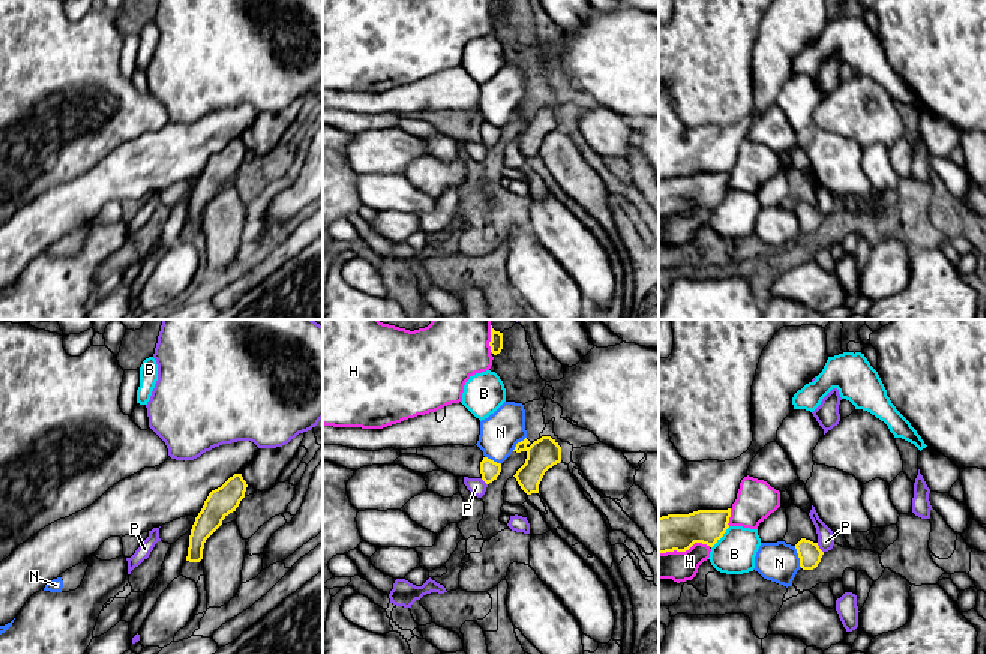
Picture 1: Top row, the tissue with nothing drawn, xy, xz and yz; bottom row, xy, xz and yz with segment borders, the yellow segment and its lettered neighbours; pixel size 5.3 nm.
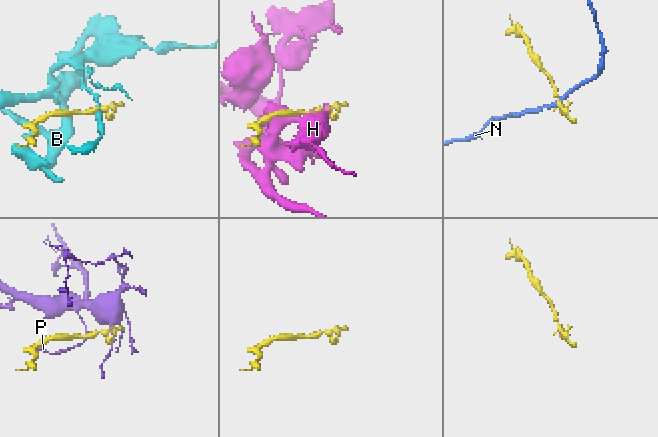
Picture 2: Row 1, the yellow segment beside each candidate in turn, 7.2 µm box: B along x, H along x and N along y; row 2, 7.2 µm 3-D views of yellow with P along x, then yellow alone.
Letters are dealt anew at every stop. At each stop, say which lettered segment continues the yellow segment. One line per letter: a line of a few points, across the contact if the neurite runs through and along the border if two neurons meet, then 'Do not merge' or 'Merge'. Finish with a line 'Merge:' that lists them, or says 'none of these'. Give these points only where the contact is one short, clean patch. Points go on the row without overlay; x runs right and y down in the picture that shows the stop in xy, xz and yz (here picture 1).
B: Line: yz (730, 191), (712, 212). Do not merge
H: Do not merge
N: Do not merge
P: Line: yz (817, 207), (823, 216). Do not merge
Merge: none of these

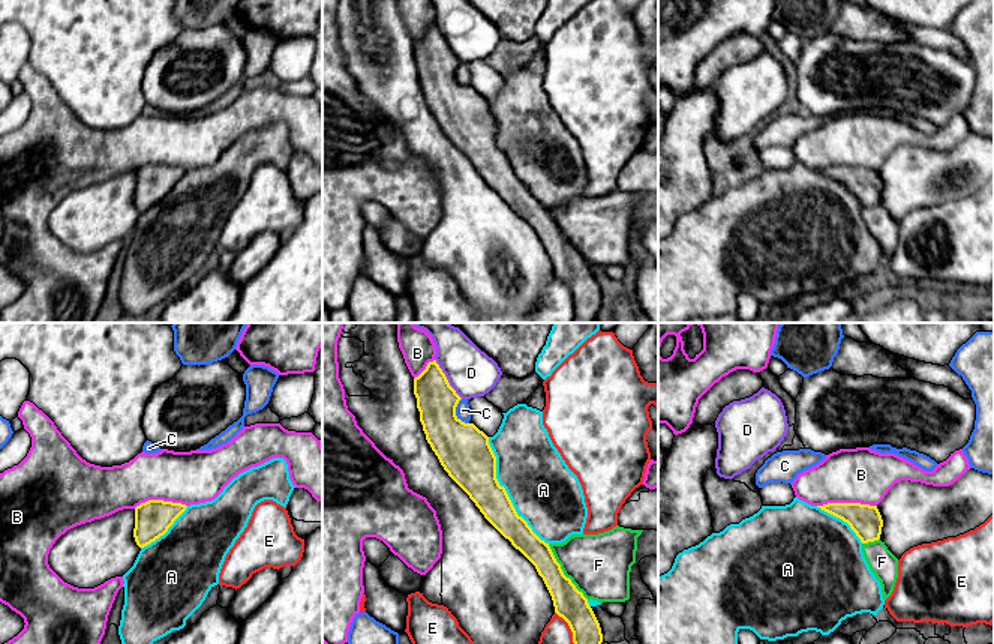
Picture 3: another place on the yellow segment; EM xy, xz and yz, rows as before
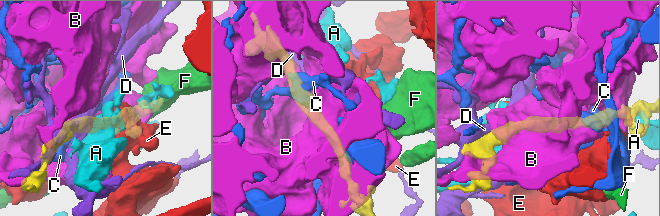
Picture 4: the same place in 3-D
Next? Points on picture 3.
A: Merge
B: Do not merge
C: Do not merge
D: Do not merge
E: Do not merge
F: Do not merge
Merge: A

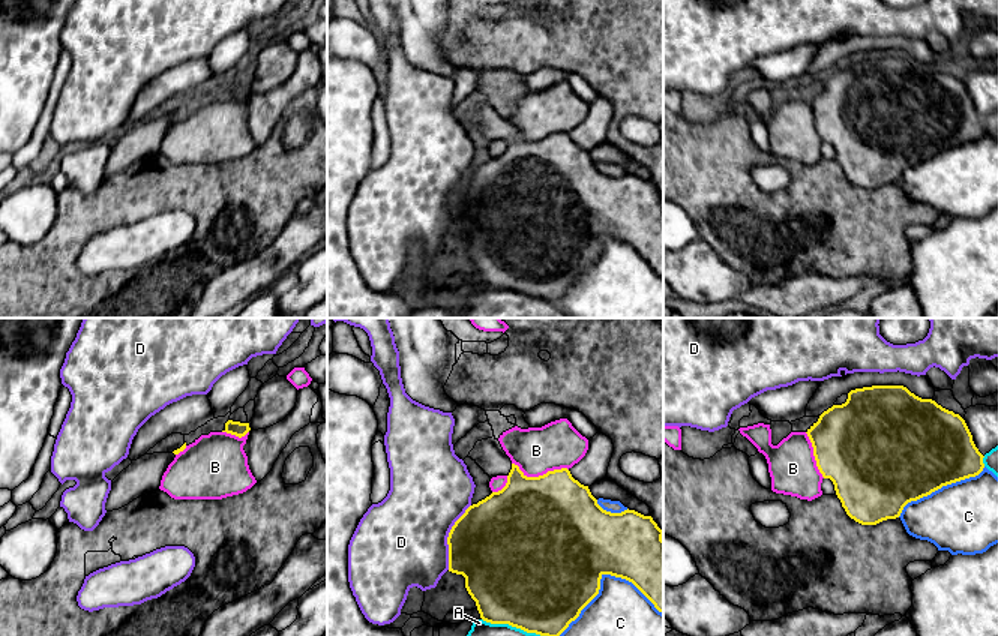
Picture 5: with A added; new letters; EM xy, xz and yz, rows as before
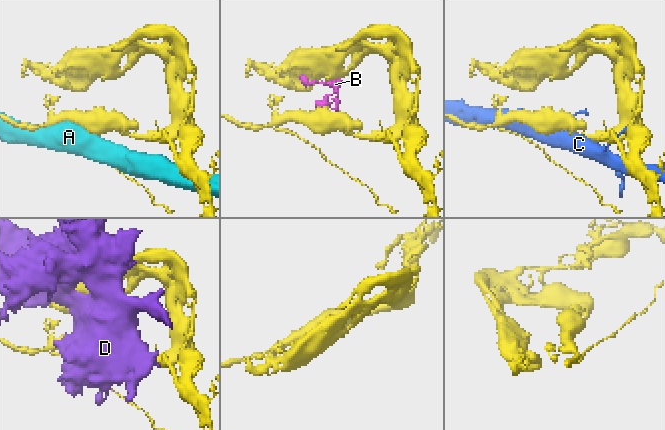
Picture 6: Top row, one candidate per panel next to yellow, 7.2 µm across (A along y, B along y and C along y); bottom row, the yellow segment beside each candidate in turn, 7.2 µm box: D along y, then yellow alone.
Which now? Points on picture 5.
A: Do not merge
B: Merge
C: Do not merge
D: Do not merge
Merge: B

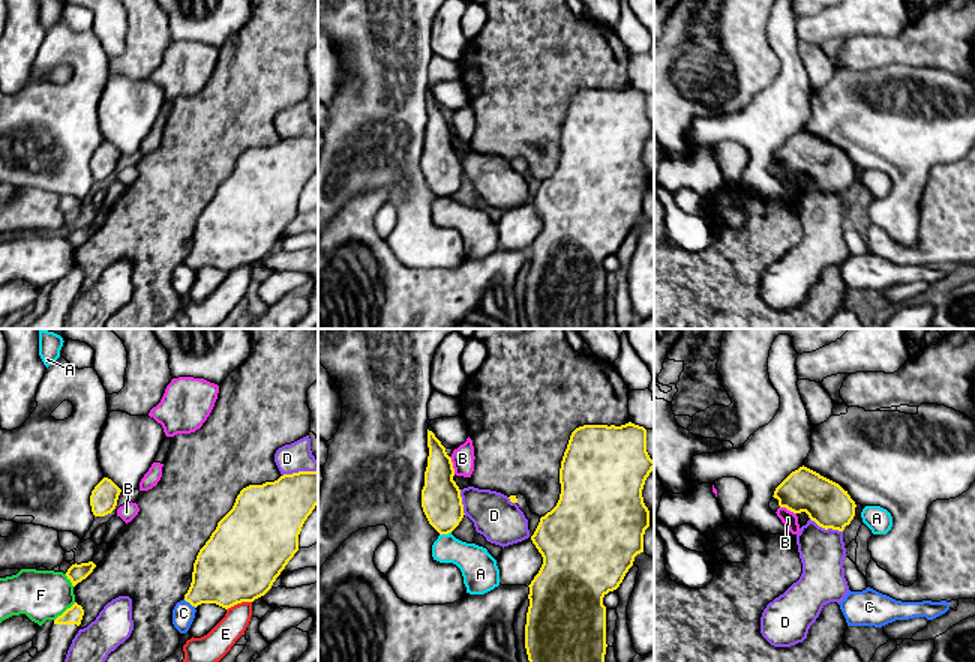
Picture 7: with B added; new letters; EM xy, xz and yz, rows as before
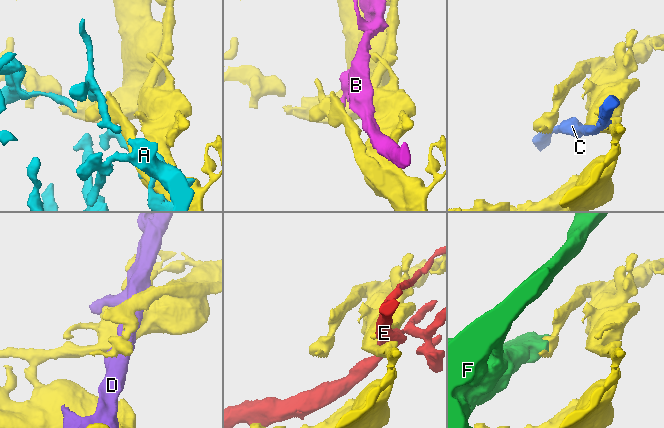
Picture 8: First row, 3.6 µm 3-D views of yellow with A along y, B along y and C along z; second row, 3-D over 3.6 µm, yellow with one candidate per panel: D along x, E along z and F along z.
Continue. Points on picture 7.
A: Do not merge
B: Merge
C: Do not merge
D: Do not merge
E: Do not merge
F: Do not merge
Merge: B

